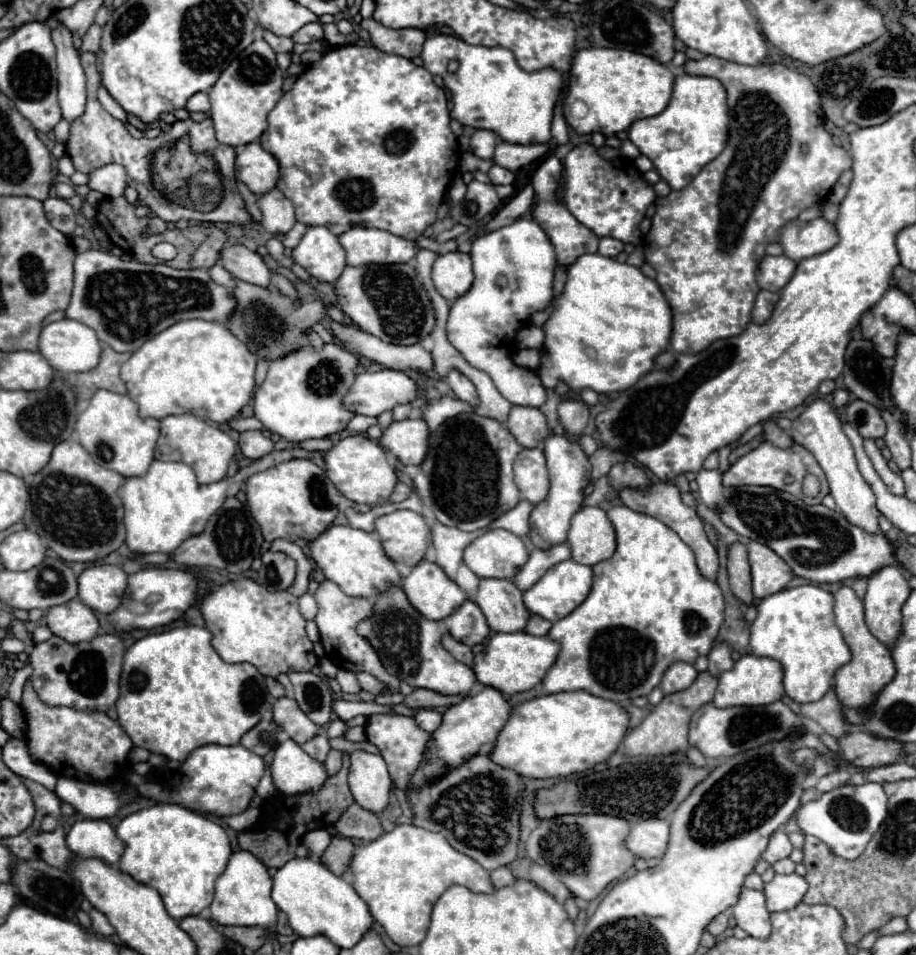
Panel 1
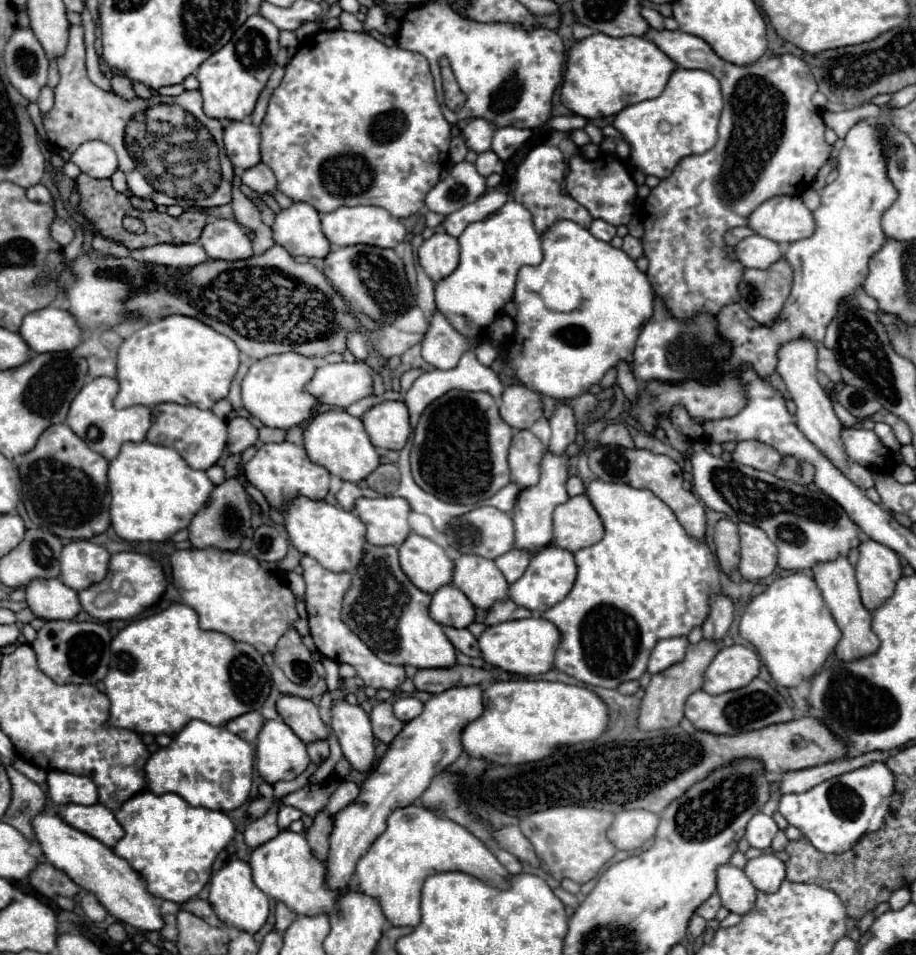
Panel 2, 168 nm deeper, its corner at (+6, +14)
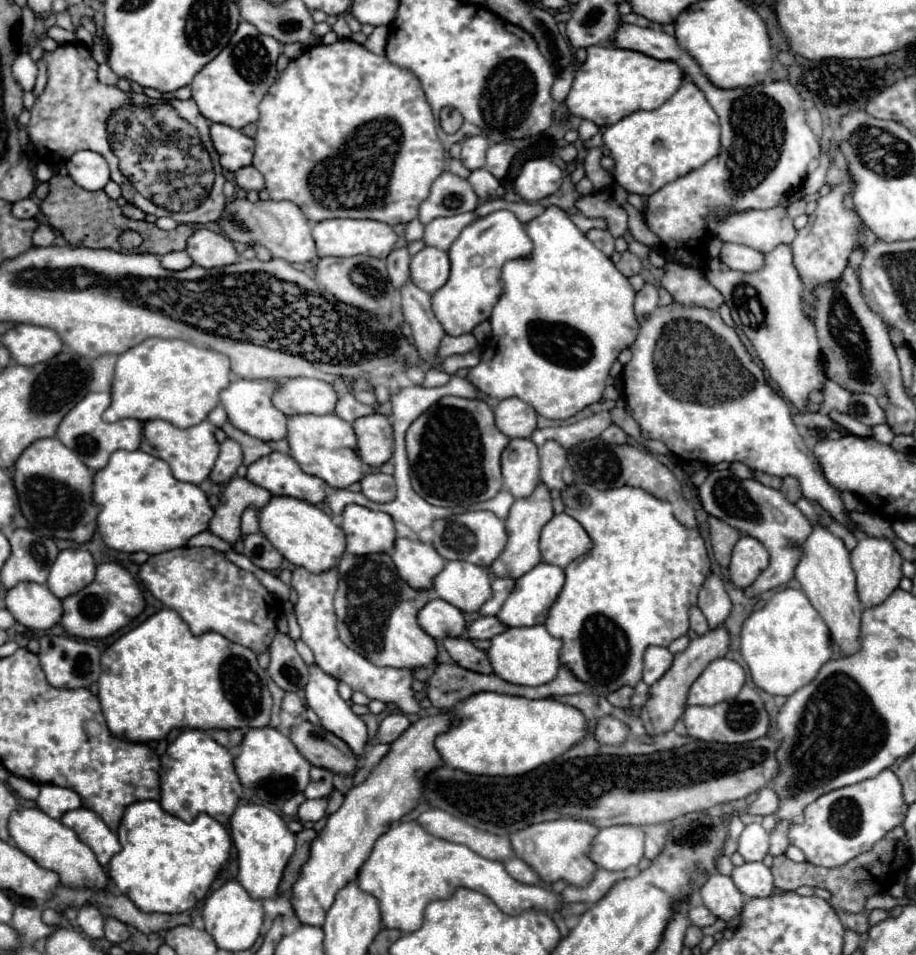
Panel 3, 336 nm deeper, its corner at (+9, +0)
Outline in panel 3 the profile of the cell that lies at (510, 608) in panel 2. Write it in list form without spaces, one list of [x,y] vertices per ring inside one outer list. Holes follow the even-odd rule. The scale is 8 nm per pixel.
[[[479,617],[467,627],[469,639],[493,639],[495,635],[505,633],[507,627],[497,617]]]

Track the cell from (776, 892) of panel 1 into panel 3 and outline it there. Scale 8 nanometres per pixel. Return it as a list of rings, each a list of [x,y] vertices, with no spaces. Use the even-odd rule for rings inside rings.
[[[743,863],[733,869],[731,877],[745,897],[769,897],[775,889],[771,869],[763,863]]]

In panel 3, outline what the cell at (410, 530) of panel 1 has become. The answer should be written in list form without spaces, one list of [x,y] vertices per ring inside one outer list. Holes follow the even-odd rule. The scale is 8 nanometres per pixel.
[[[349,505],[343,511],[341,529],[347,535],[347,553],[351,555],[389,553],[395,547],[395,523],[387,513]]]

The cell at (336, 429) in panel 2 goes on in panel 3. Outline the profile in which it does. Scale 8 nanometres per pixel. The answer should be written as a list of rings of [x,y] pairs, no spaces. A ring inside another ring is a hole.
[[[291,415],[287,429],[291,455],[305,473],[323,479],[335,489],[347,489],[363,479],[363,461],[357,455],[357,435],[351,423],[337,415]]]

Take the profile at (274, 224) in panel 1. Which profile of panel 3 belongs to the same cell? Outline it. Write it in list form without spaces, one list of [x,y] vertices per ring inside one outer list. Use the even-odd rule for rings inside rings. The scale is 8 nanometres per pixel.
[[[253,165],[237,171],[235,173],[235,183],[237,183],[239,189],[245,189],[245,191],[263,191],[265,189],[263,175]]]

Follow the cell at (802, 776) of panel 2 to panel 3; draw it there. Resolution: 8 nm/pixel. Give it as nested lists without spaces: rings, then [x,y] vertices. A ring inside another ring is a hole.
[[[765,787],[759,791],[757,801],[747,811],[753,815],[775,815],[779,811],[779,795],[773,789]]]

